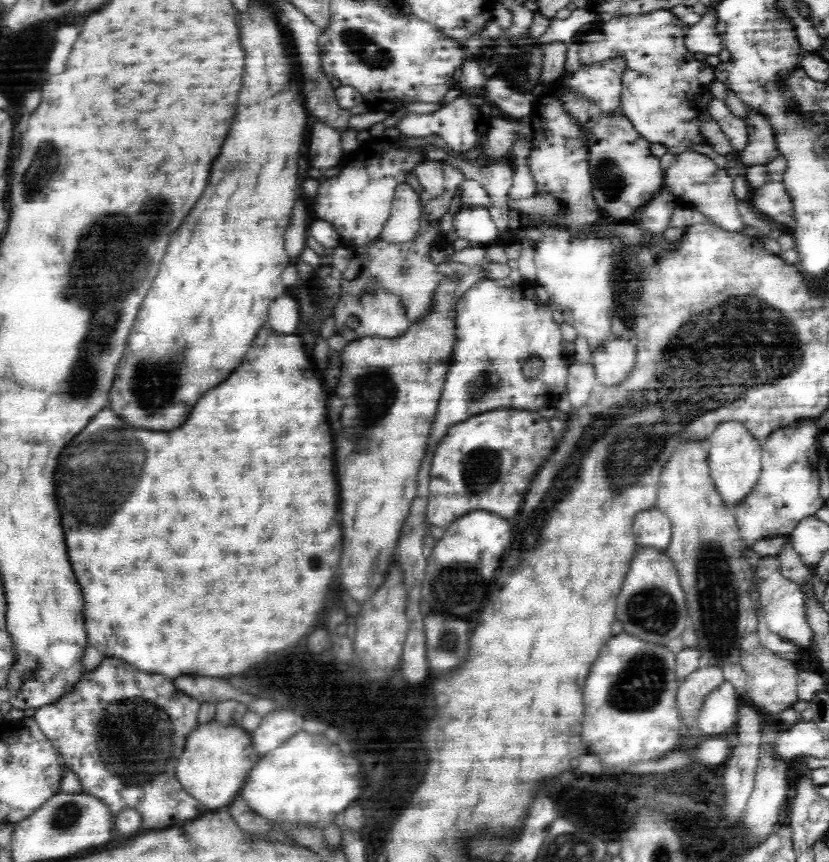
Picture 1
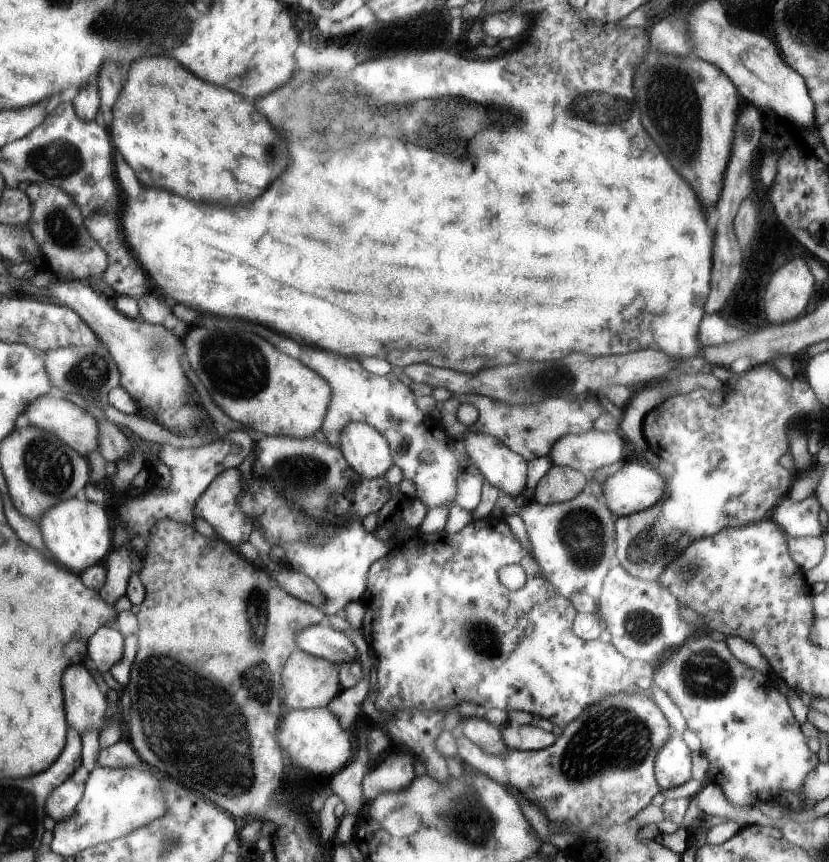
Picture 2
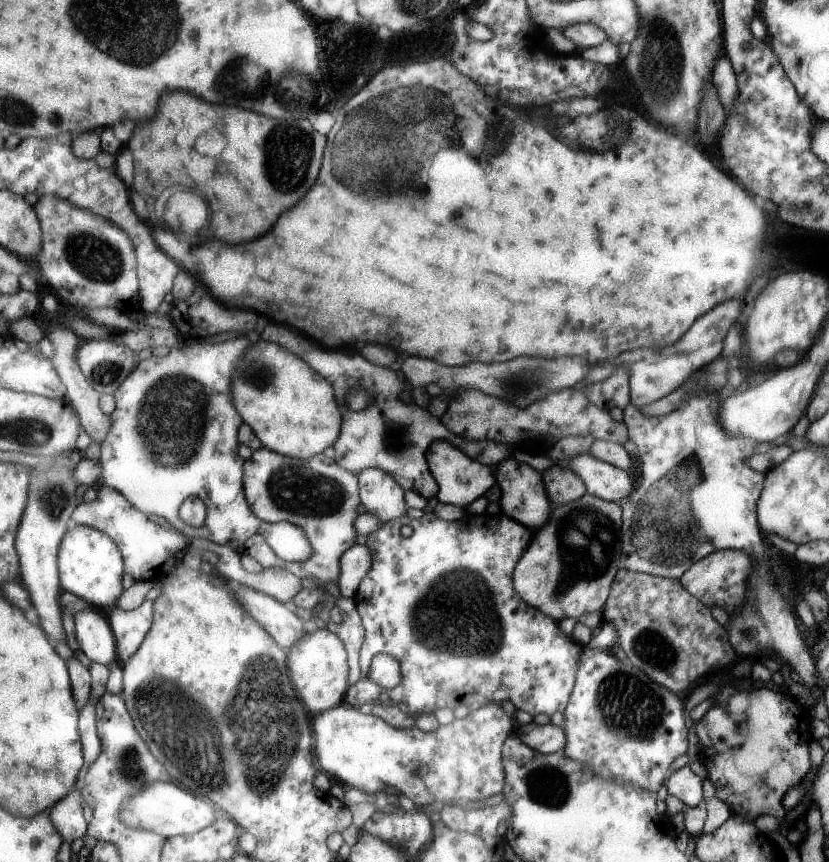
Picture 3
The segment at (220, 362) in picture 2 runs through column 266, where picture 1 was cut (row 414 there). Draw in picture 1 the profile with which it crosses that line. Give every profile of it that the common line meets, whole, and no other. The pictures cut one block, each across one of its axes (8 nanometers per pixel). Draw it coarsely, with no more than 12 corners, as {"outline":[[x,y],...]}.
{"outline":[[464,275],[342,350],[342,586],[385,582],[456,348]]}

